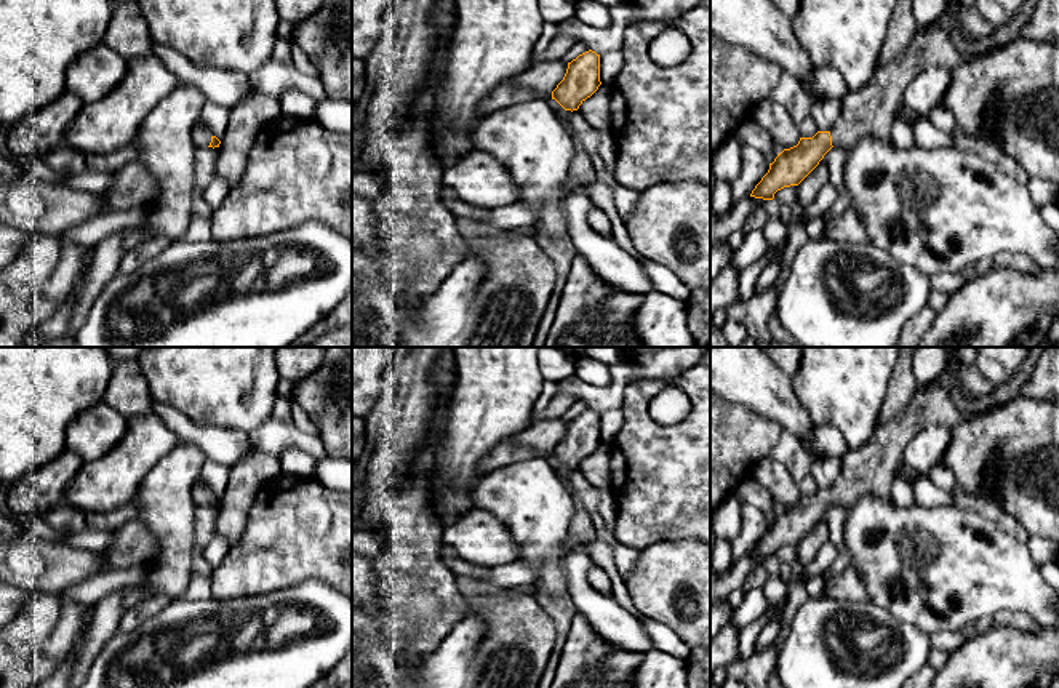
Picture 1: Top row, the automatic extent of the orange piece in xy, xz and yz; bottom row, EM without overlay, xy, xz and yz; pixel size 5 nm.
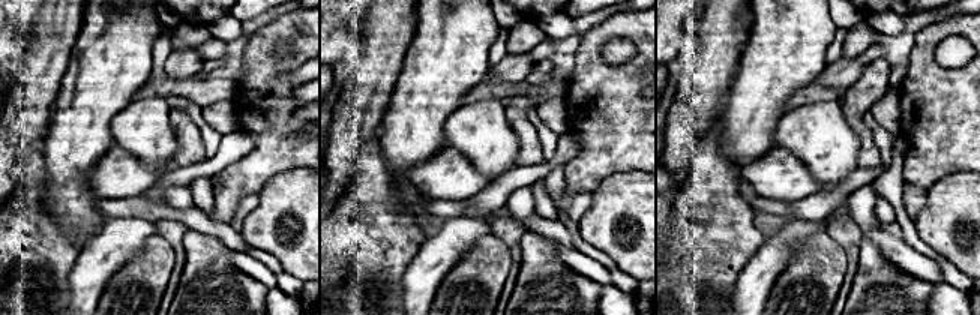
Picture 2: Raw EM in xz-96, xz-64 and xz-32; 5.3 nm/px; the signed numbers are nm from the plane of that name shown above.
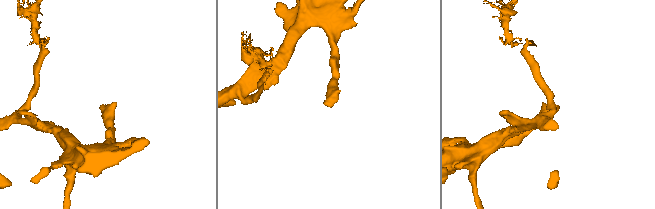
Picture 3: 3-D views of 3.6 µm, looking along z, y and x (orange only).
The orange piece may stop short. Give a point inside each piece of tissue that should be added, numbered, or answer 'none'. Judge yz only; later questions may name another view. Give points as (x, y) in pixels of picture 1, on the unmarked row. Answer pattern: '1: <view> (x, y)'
1: yz (871, 471)

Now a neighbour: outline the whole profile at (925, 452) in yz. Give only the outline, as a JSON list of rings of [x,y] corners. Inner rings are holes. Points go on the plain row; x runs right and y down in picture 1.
[[[925,427],[904,448],[904,466],[909,466],[917,474],[929,474],[942,464],[950,438],[952,429],[949,427]]]

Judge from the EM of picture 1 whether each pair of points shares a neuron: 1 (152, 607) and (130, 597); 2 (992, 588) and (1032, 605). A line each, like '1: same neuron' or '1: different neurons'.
1: different neurons
2: same neuron

